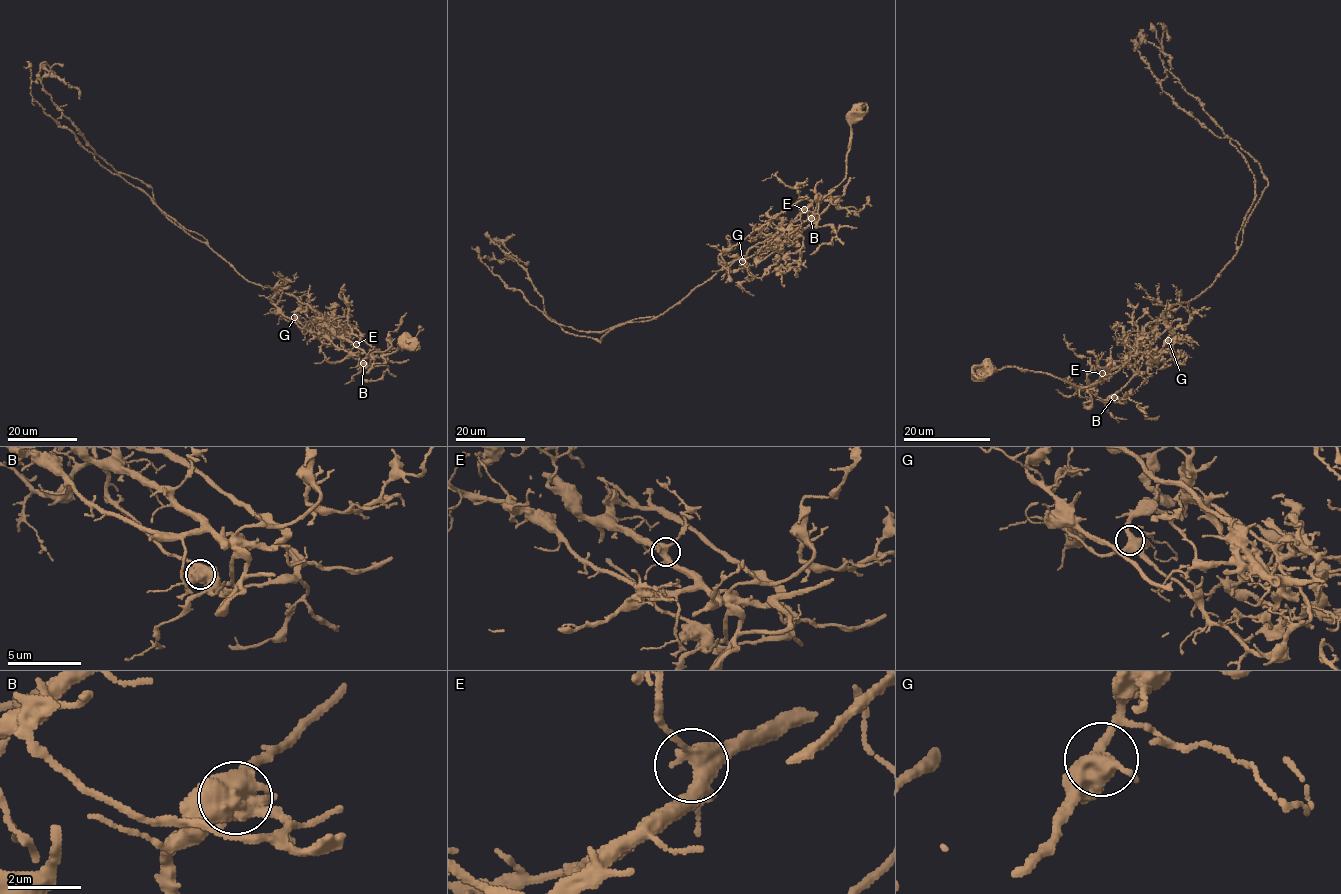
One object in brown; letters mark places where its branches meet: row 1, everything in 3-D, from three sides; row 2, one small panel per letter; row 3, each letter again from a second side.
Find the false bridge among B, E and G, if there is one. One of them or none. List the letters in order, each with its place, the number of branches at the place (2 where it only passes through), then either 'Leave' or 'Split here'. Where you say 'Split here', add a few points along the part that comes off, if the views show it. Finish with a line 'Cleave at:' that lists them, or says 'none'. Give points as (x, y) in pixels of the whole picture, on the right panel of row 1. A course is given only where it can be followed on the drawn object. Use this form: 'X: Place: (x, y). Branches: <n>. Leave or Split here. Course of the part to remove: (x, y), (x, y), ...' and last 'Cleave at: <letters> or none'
B: Place: (1114, 397). Branches: 4. Split here. Course of the part to remove: (1113, 397), (1144, 329), (1233, 259), (1267, 186), (1240, 145), (1162, 89), (1136, 46), (1153, 43), (1170, 69)
E: Place: (1102, 373). Branches: 5. Leave
G: Place: (1168, 340). Branches: 4. Leave
Cleave at: B

